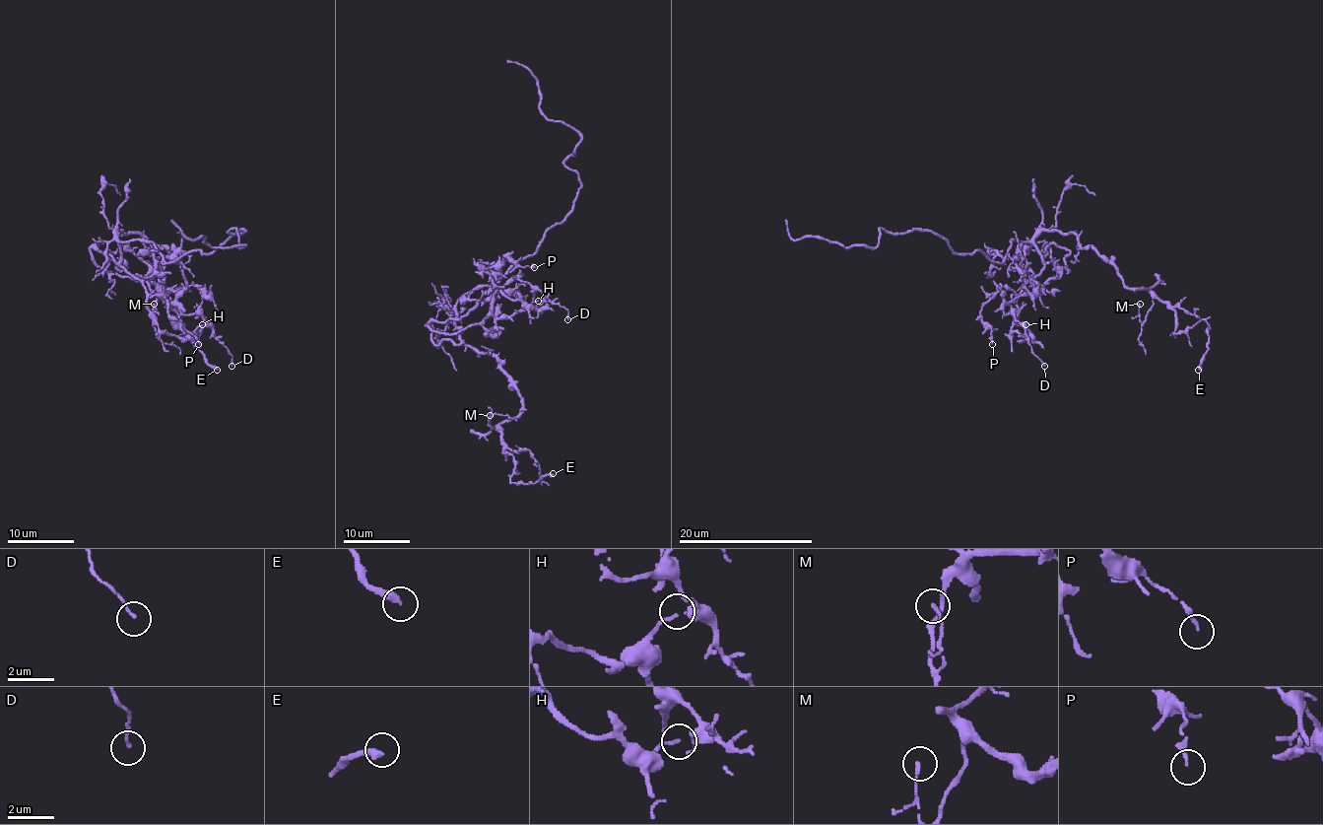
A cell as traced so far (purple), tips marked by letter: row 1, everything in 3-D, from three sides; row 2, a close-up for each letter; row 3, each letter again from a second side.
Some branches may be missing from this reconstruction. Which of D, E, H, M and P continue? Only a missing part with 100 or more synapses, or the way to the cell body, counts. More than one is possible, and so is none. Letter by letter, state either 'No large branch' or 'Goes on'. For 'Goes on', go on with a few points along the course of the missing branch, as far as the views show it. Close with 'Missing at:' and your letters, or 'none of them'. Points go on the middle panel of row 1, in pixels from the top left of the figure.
D: No large branch
E: No large branch
H: No large branch
M: No large branch
P: No large branch
Missing at: none of them

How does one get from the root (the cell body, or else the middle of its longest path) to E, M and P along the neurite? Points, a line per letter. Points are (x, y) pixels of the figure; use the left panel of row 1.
E: (152, 241), (121, 241), (118, 231), (147, 237), (181, 267), (185, 287), (165, 289), (165, 301), (217, 370)
M: (152, 241), (121, 241), (118, 231), (147, 237), (181, 267), (185, 287), (159, 298), (155, 322), (154, 304)
P: (152, 241), (160, 255), (159, 265), (145, 277), (143, 287), (148, 294), (159, 287), (168, 314), (198, 344)

